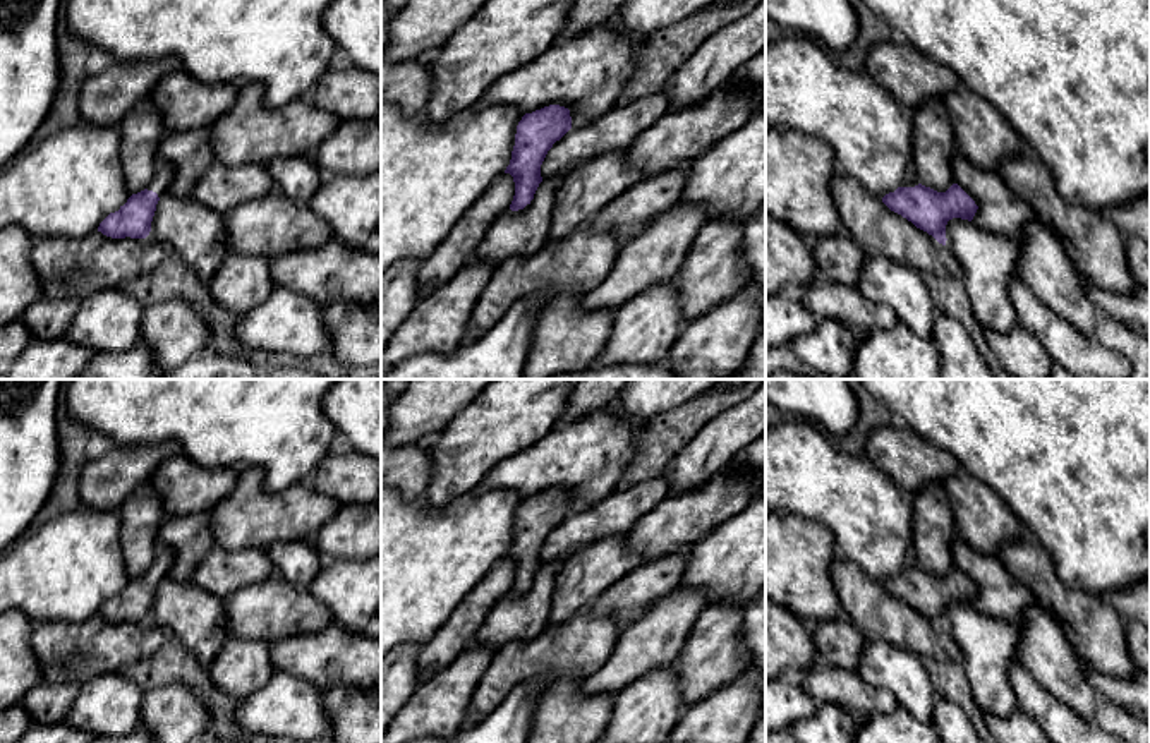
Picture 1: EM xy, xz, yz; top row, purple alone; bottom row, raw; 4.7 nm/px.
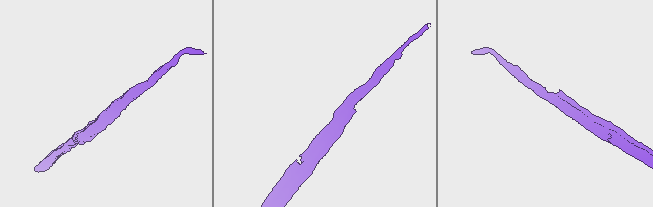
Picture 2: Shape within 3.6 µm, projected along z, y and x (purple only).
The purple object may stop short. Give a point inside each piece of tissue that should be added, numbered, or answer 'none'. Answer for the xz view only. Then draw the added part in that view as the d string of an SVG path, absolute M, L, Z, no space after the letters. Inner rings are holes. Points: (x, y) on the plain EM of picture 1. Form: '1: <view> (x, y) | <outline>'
none

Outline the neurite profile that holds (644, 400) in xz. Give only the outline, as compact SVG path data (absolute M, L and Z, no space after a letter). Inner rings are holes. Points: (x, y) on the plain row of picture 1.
M628 379L616 396L616 408L637 422L656 417L687 403L719 384L723 379Z

